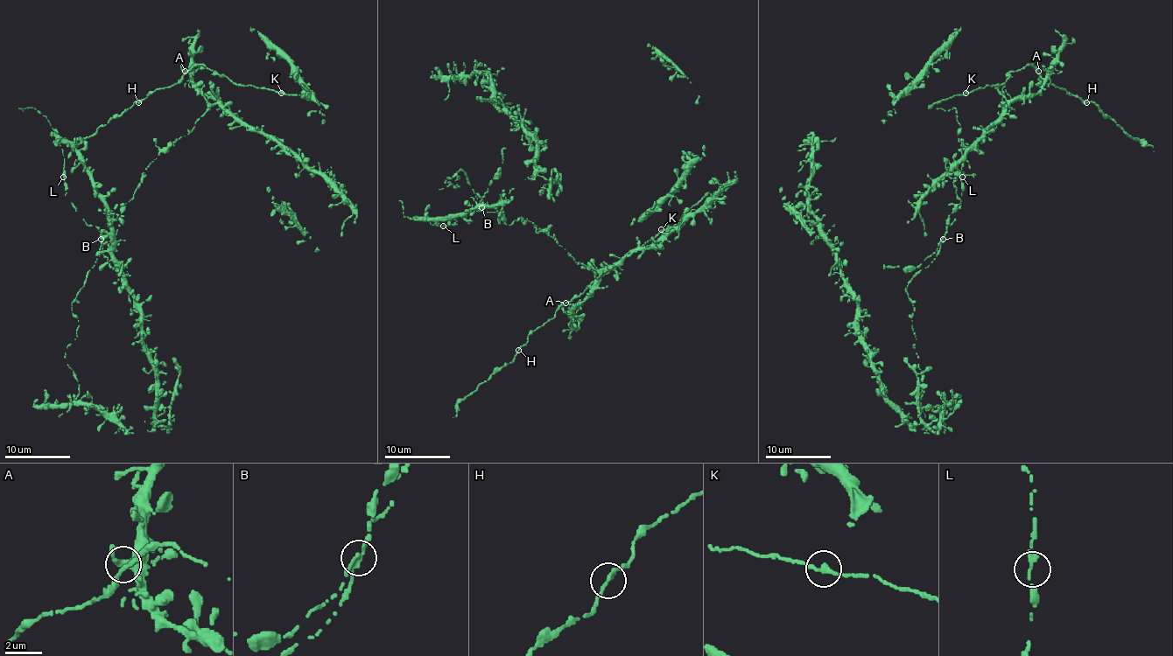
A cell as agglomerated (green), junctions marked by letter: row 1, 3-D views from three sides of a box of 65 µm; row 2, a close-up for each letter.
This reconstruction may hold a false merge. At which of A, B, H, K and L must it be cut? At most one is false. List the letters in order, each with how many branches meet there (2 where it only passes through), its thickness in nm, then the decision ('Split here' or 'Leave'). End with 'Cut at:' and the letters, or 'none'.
A: Branches: 3. Thickness 200 nm. Leave
B: Branches: 3. Thickness 220 nm. Split here
H: Branches: 2. Thickness 260 nm. Leave
K: Branches: 2. Thickness 260 nm. Leave
L: Branches: 2. Thickness 260 nm. Leave
Cut at: B

